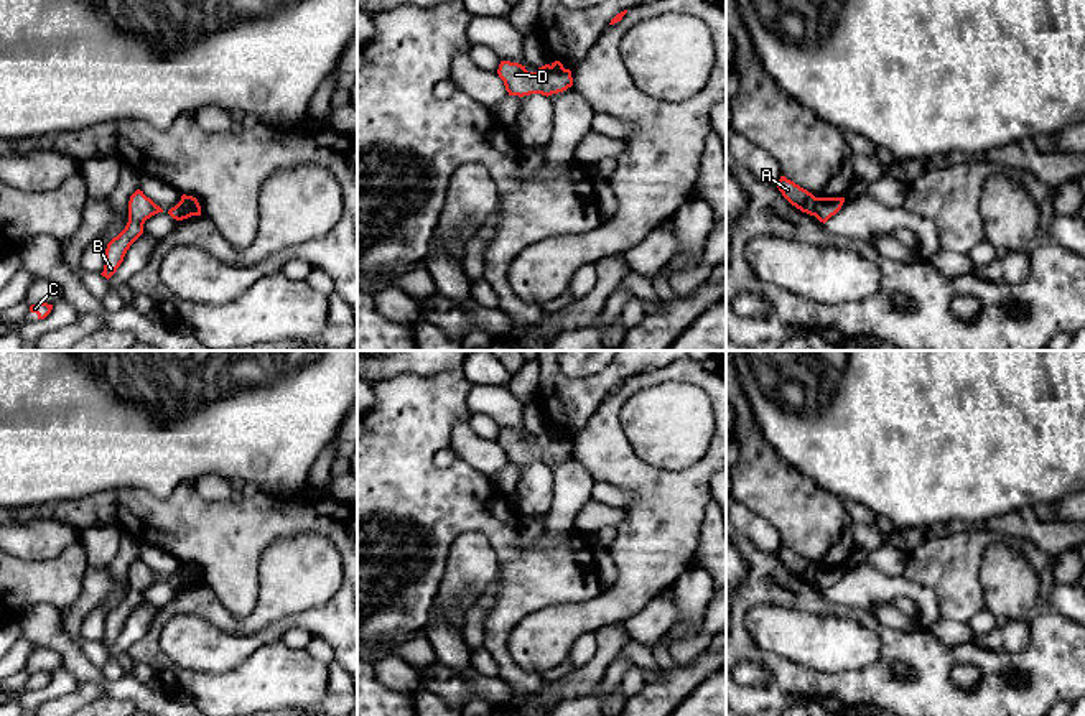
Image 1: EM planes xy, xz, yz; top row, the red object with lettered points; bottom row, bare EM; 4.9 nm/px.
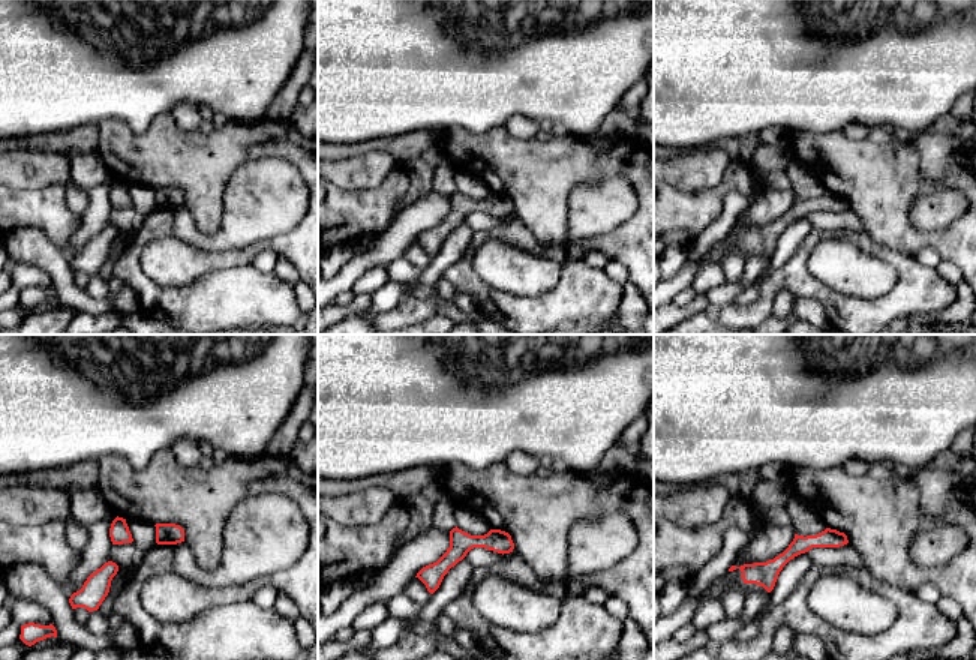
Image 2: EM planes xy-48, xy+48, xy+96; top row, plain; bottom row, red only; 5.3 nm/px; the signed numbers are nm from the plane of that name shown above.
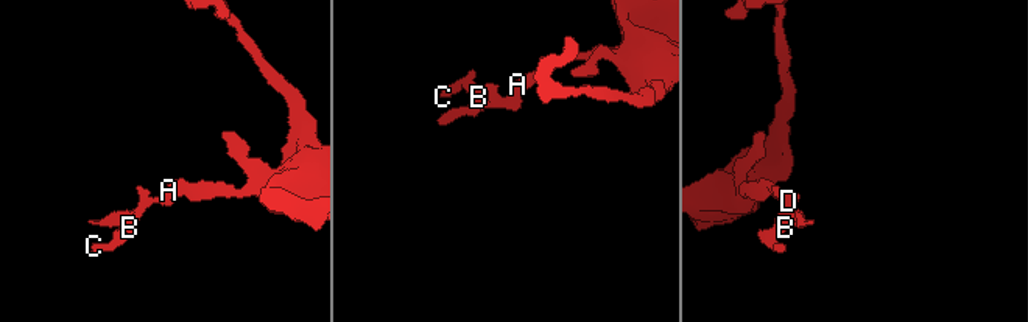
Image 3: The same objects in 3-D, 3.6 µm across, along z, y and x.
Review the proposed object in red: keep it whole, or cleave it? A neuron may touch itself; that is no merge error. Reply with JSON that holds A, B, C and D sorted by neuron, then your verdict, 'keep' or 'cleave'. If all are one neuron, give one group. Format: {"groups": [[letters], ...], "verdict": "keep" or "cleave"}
{"groups": [["A"], ["B", "C", "D"]], "verdict": "cleave"}

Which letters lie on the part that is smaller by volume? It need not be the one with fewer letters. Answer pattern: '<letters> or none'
B, C, D

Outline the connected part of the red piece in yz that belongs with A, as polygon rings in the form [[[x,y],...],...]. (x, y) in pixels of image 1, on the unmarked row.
[[[780,545],[777,556],[792,574],[800,578],[802,581],[813,584],[817,566],[812,561],[800,556],[785,545]]]

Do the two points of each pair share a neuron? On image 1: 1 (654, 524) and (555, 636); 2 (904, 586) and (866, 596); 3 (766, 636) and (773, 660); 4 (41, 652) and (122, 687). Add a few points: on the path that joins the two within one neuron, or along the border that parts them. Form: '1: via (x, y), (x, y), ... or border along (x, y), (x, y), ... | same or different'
1: via (651, 557), (646, 568), (603, 611), (588, 618) | same
2: via (894, 588), (876, 588) | same
3: border along (746, 616), (748, 632), (764, 650) | different
4: border along (37, 644), (53, 647), (60, 654), (63, 665) | different

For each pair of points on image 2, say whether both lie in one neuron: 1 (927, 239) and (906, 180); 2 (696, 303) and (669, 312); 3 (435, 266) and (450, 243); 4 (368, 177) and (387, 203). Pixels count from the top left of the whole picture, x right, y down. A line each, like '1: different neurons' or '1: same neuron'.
1: same neuron
2: same neuron
3: same neuron
4: different neurons

